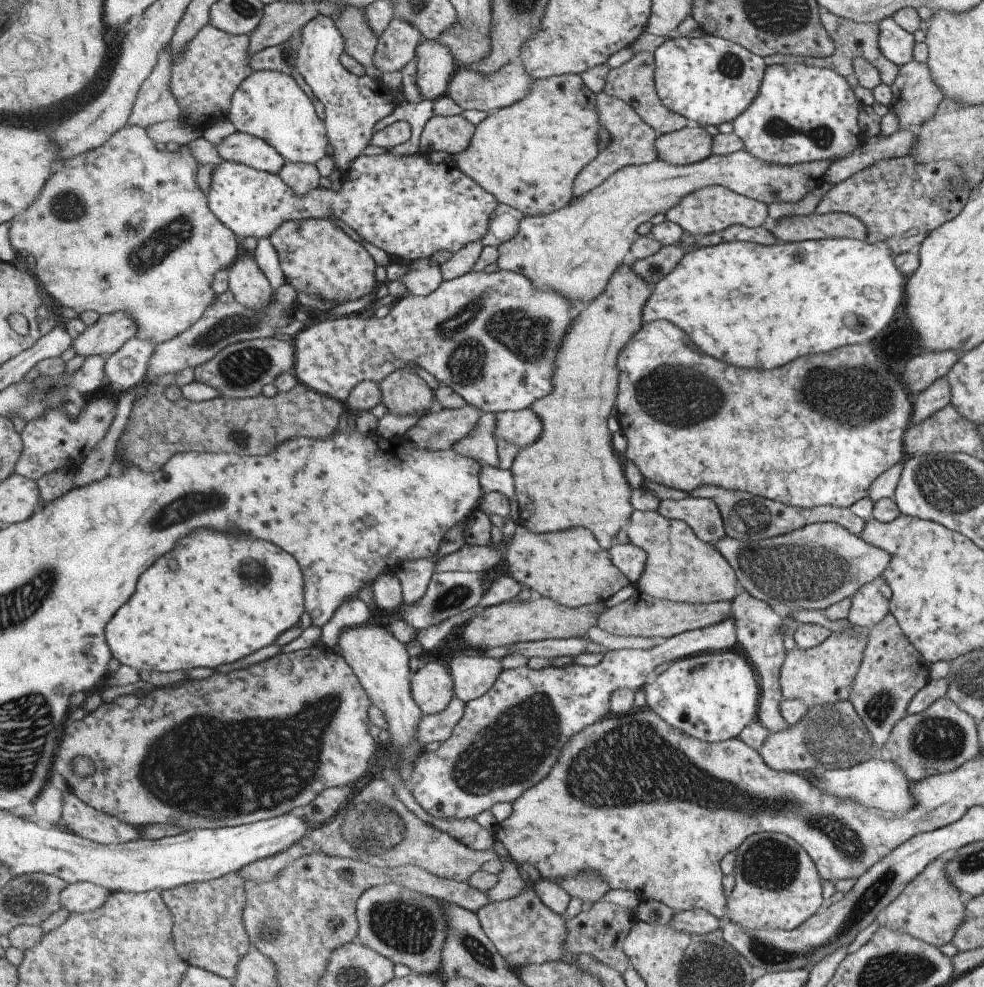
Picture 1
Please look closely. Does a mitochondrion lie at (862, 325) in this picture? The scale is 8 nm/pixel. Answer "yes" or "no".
yes

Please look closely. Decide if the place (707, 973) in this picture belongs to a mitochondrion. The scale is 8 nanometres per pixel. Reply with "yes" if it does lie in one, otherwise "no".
yes

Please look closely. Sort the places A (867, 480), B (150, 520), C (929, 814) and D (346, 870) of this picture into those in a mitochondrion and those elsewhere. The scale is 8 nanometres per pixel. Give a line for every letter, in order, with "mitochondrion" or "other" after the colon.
A: other
B: mitochondrion
C: mitochondrion
D: mitochondrion

